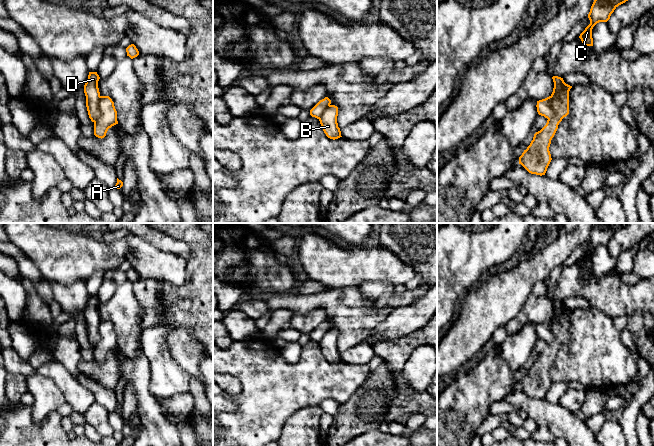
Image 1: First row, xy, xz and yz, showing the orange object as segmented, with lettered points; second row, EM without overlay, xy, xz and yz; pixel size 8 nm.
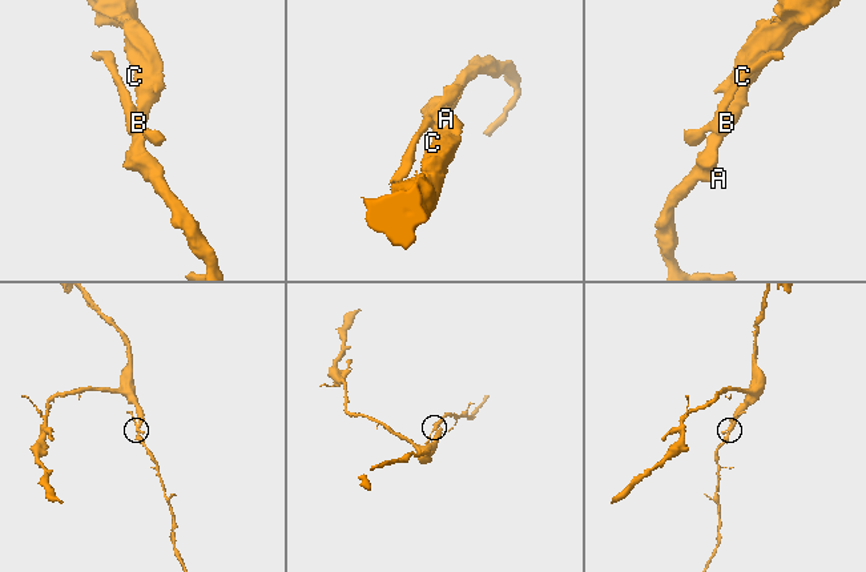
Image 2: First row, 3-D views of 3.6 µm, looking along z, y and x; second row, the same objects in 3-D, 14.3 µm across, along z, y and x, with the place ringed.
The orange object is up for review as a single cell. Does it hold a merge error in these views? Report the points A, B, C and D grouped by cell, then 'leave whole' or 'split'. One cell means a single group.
A B C / D | split

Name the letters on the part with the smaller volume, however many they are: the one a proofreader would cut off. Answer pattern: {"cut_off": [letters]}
{"cut_off": ["D"]}

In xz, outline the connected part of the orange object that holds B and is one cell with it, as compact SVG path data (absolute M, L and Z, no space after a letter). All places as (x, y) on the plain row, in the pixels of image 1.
M330 329L319 343L322 353L330 363L338 363L341 360L340 352L337 347L338 331Z

